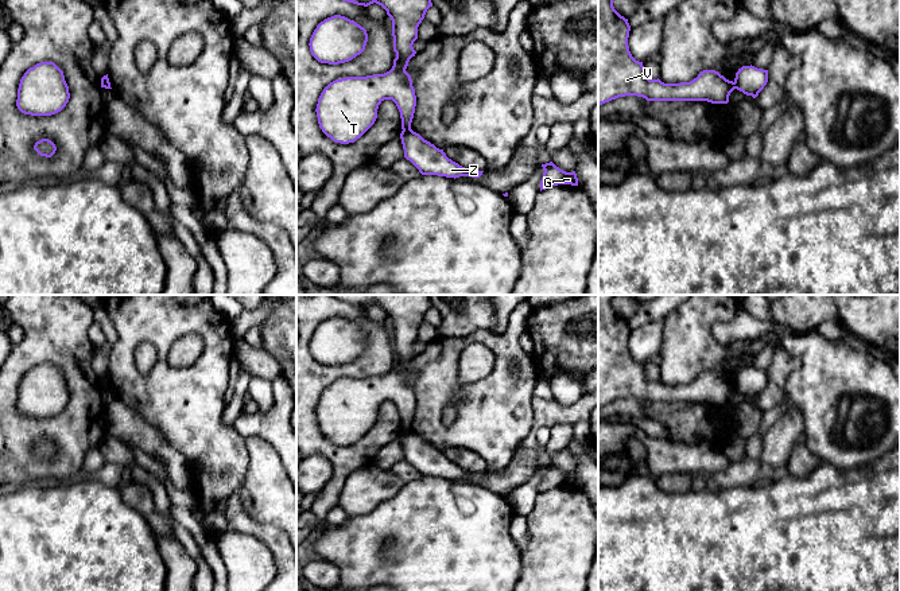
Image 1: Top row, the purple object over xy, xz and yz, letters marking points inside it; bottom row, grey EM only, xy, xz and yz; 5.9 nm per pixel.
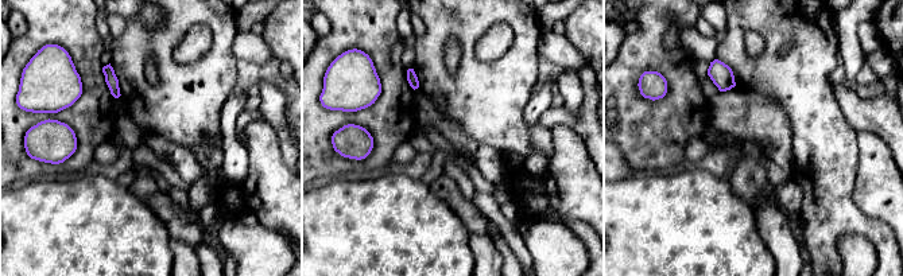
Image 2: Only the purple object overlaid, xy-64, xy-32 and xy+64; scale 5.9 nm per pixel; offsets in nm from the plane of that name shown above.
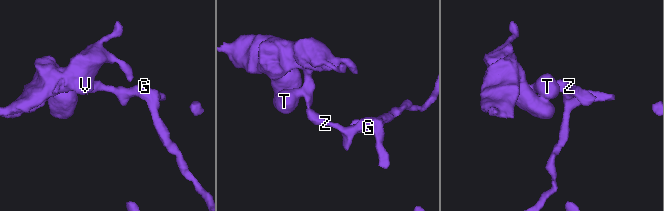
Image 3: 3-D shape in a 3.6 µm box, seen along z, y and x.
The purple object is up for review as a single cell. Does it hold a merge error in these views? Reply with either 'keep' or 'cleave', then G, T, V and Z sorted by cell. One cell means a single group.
cleave; G Z / T V

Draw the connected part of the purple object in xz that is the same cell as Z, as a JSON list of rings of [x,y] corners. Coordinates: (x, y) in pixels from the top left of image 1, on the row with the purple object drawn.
[[[412,129],[400,133],[404,158],[410,160],[422,175],[438,175],[446,178],[472,176],[480,178],[484,171],[470,171],[446,156]]]

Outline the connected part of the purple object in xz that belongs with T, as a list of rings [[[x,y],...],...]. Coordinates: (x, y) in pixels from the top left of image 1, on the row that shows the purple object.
[[[342,0],[368,7],[373,3],[381,5],[392,20],[393,51],[396,58],[389,71],[366,77],[346,77],[330,82],[321,93],[317,104],[317,117],[322,132],[335,143],[349,144],[360,139],[376,121],[379,105],[392,100],[401,118],[401,129],[411,129],[416,106],[415,89],[411,75],[406,71],[408,62],[416,51],[412,44],[418,39],[418,27],[424,19],[431,0]]]

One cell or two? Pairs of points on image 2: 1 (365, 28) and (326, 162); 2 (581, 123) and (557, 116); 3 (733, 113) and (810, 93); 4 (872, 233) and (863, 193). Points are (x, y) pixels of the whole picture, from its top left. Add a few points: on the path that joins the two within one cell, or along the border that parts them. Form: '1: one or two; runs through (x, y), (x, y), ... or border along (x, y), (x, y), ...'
1: one; runs through (329, 51), (316, 65), (316, 125)
2: one; runs through (576, 121), (562, 116)
3: two; border along (747, 88), (770, 97), (785, 112), (791, 129)
4: two; border along (853, 189), (853, 202), (867, 216), (888, 226)

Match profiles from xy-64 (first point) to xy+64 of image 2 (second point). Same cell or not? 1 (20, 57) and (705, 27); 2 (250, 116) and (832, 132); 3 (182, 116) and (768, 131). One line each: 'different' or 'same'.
1: different
2: different
3: different

